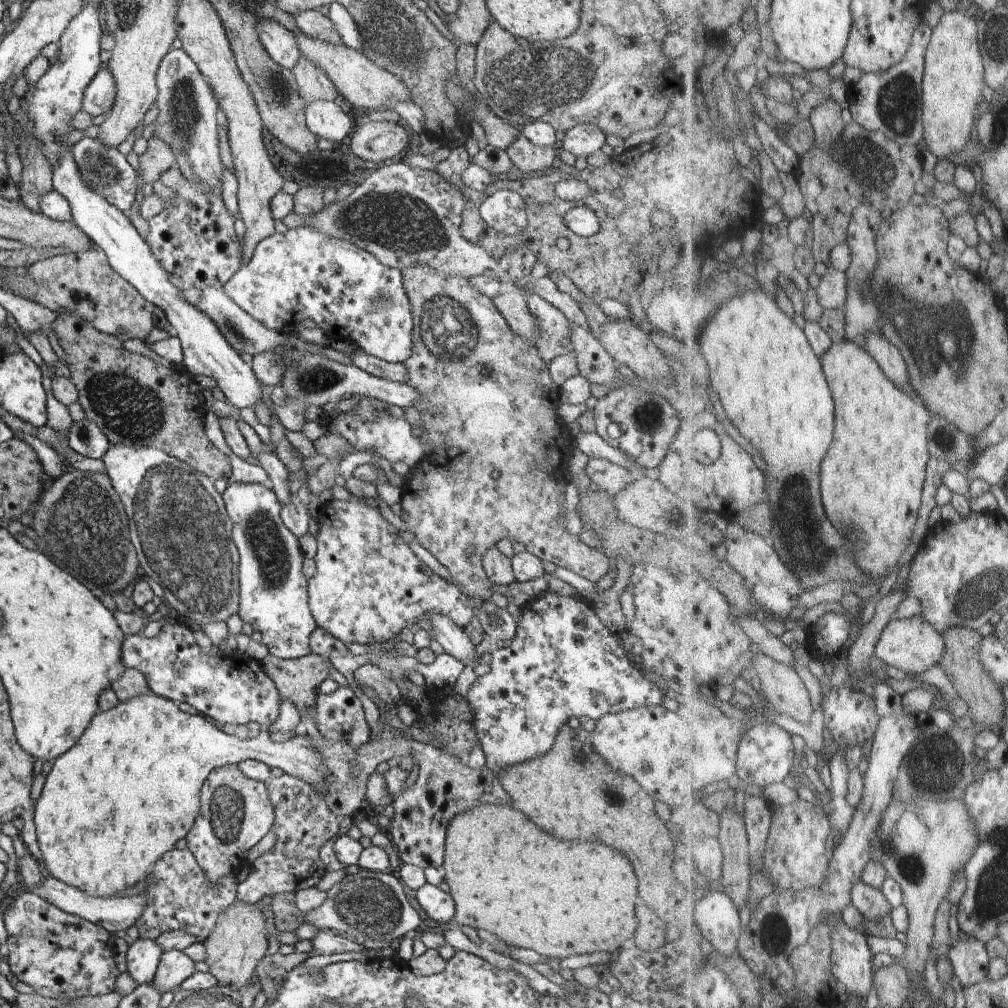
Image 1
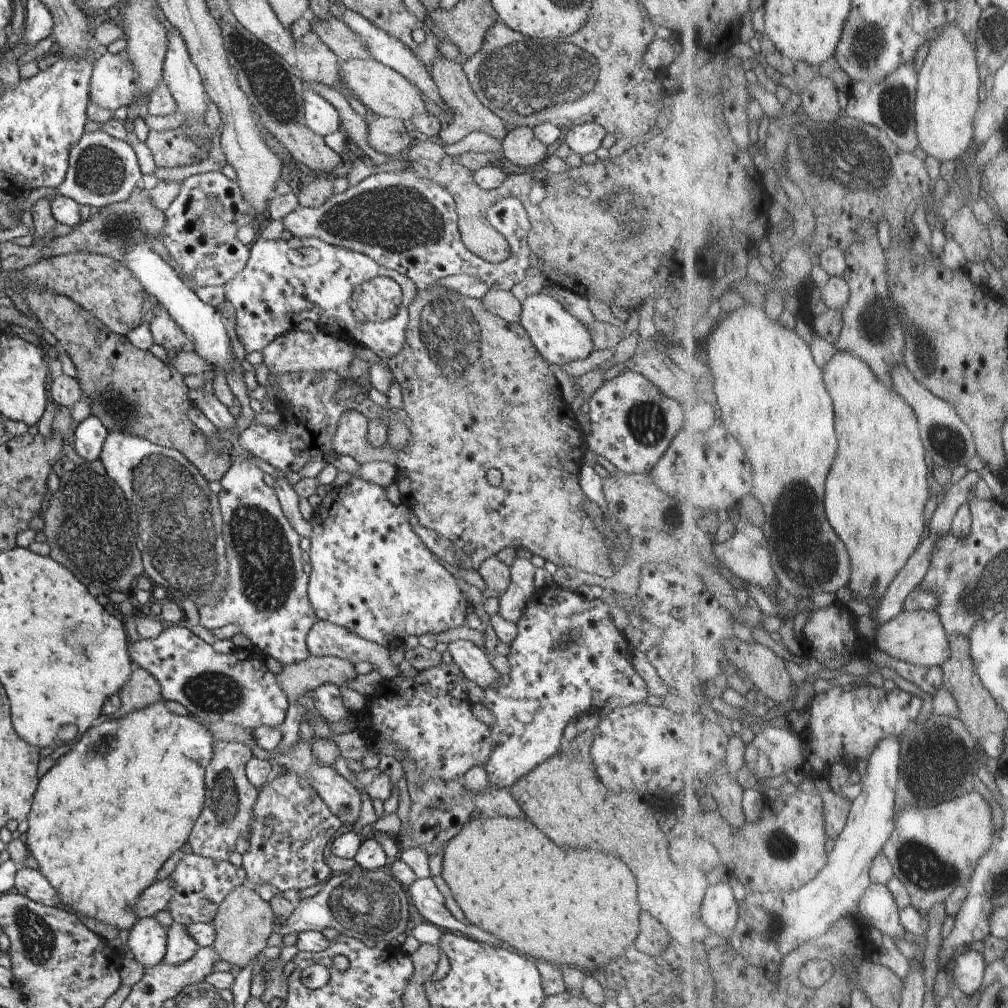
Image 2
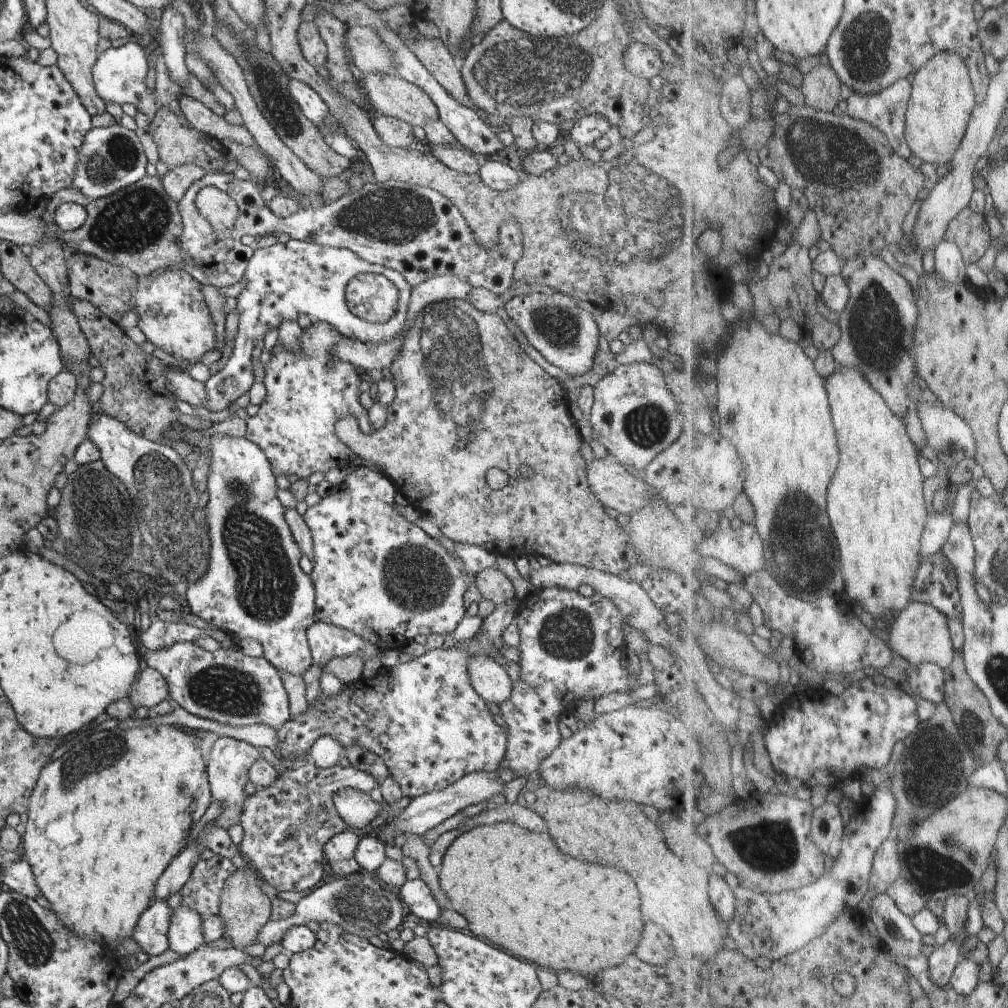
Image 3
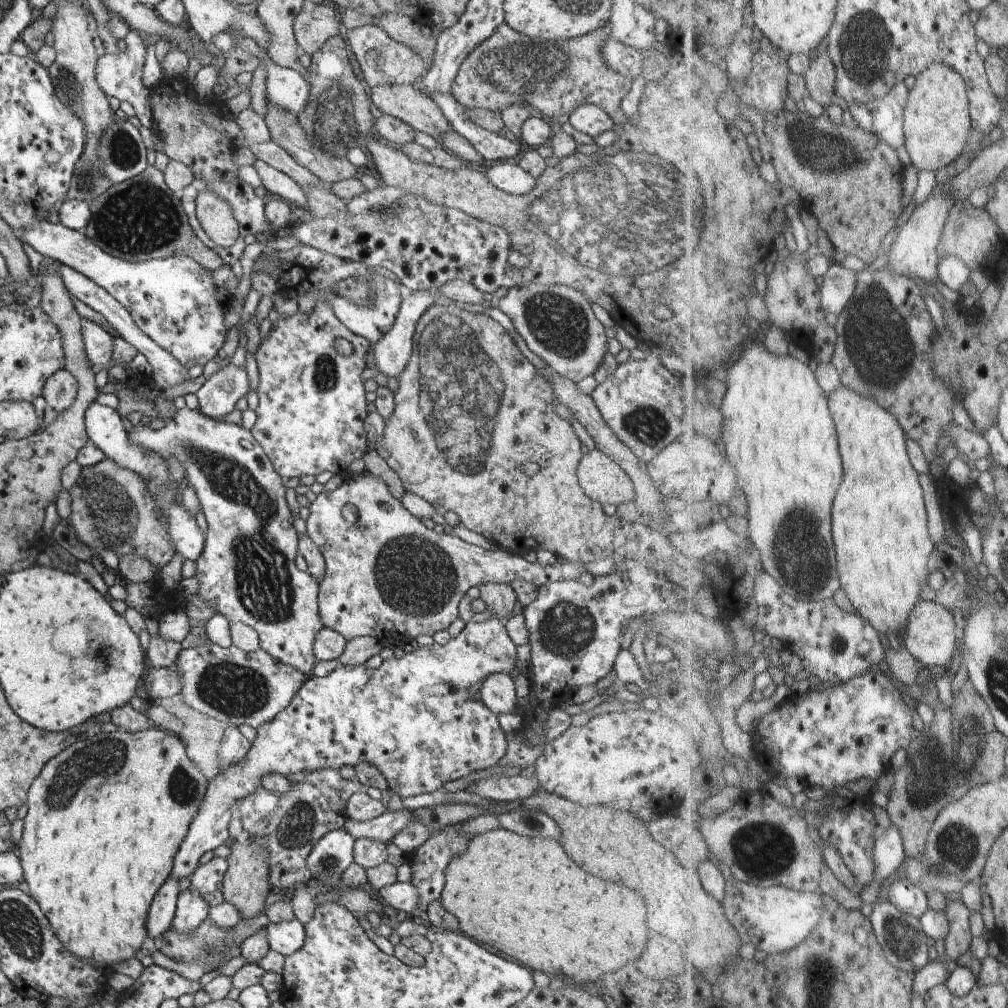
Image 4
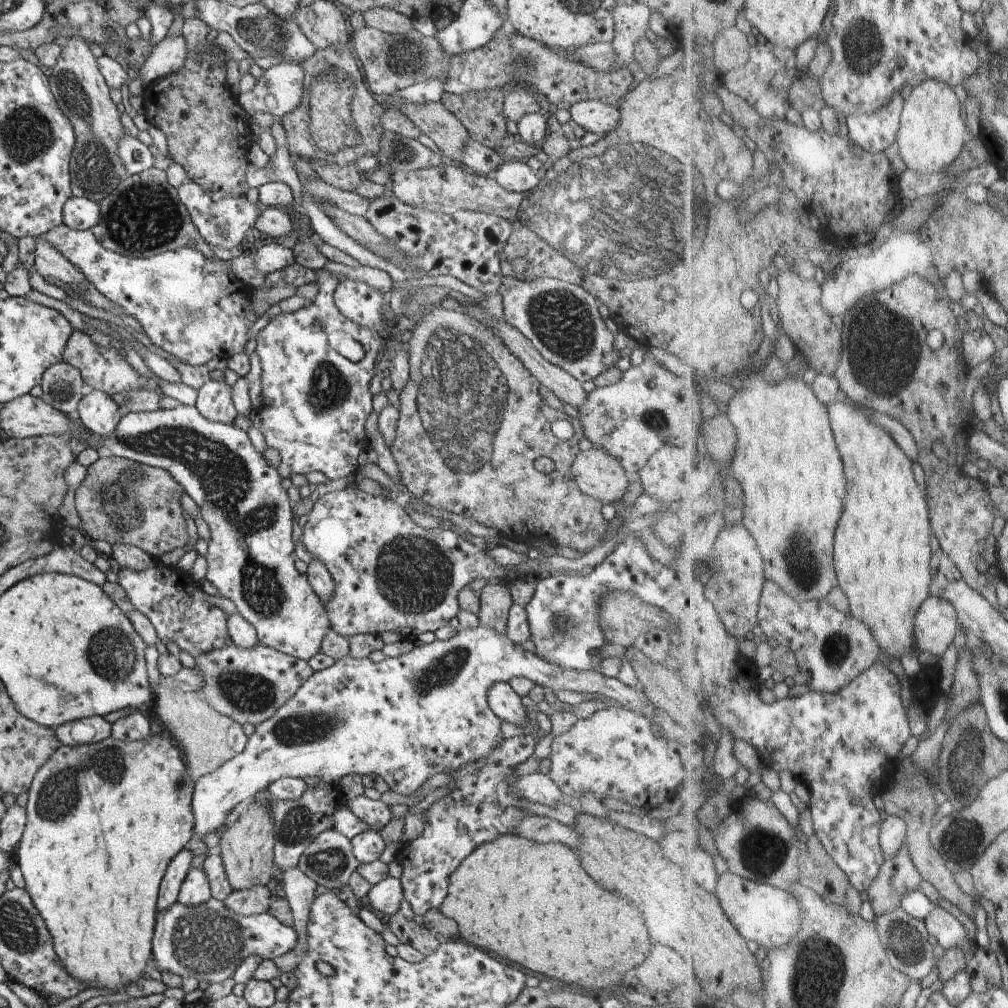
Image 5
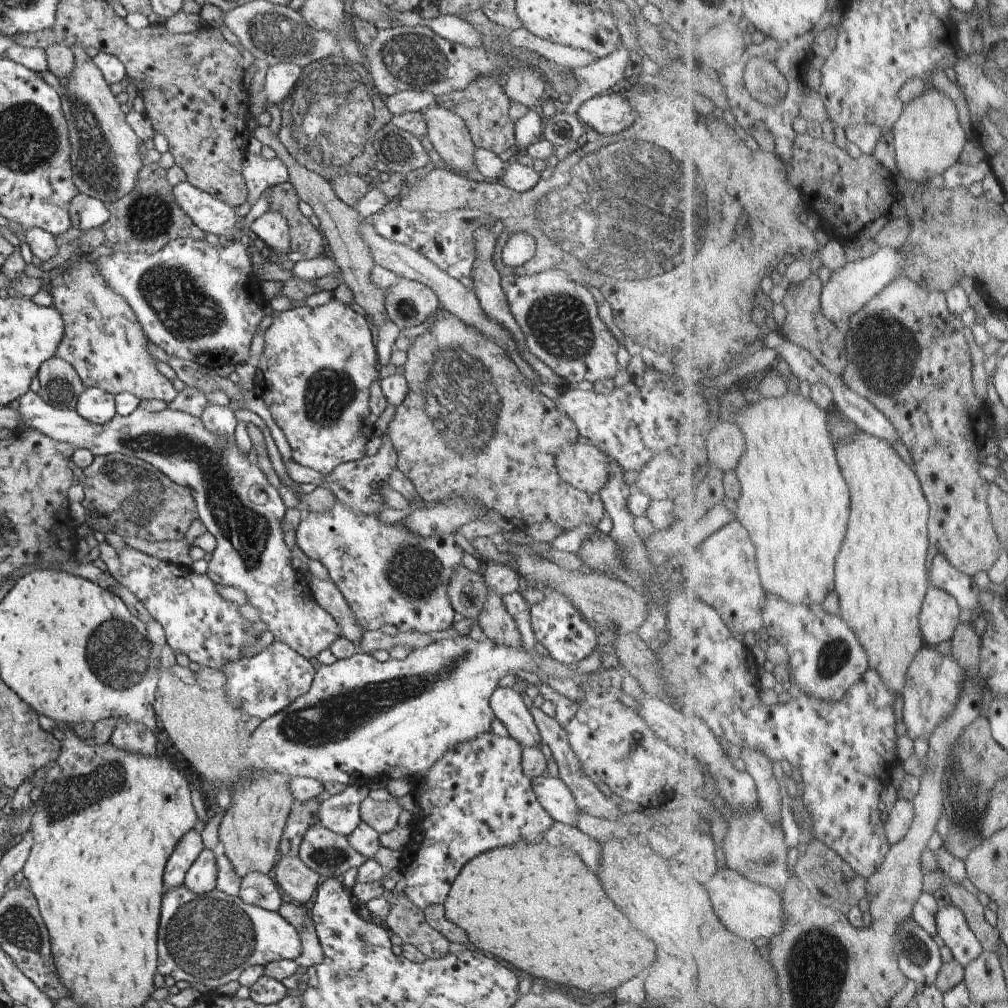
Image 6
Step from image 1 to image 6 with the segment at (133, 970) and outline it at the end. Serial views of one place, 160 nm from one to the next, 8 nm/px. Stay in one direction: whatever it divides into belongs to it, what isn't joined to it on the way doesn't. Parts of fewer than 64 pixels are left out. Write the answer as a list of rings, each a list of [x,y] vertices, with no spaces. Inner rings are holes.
[[[195,829],[189,830],[182,836],[165,866],[163,883],[166,890],[183,884],[187,870],[194,864],[202,849],[200,833],[196,832]]]

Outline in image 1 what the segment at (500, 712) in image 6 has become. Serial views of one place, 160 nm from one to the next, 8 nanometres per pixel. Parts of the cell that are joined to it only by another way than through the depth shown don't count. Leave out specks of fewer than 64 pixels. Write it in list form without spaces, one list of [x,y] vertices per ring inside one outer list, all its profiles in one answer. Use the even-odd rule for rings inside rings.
[[[429,612],[429,620],[432,624],[432,632],[430,636],[436,638],[446,653],[450,653],[456,660],[462,661],[464,666],[470,663],[473,668],[480,663],[480,658],[477,660],[475,645],[470,641],[470,638],[464,633],[456,623],[453,623],[447,616]]]

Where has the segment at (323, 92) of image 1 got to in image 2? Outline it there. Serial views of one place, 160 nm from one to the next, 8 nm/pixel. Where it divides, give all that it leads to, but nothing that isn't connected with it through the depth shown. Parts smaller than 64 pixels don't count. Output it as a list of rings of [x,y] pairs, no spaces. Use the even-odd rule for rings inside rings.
[[[310,29],[295,40],[295,68],[304,80],[304,86],[322,84],[331,87],[339,78],[340,60],[330,47]]]

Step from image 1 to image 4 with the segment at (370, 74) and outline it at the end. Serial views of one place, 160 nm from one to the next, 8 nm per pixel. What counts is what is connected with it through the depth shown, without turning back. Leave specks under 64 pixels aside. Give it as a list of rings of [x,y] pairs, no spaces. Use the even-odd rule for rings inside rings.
[[[414,85],[377,86],[371,88],[369,94],[383,113],[406,121],[414,130],[432,136],[440,145],[443,135],[453,130],[438,103],[422,94]]]

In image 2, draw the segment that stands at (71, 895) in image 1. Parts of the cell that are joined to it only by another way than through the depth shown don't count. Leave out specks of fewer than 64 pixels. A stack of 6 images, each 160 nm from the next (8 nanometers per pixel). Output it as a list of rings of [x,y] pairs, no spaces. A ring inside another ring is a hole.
[[[18,869],[15,874],[14,888],[22,896],[27,896],[30,900],[43,905],[54,907],[61,903],[55,888],[38,869]],[[166,877],[154,881],[144,892],[135,900],[133,911],[139,917],[153,917],[154,914],[165,910],[173,895],[174,881]]]

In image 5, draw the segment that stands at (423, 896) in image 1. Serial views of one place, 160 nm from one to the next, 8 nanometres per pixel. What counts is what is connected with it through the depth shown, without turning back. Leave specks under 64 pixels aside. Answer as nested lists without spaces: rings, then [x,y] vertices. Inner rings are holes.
[[[388,876],[373,885],[366,896],[365,904],[382,914],[392,916],[399,911],[403,898],[405,896],[401,880]]]

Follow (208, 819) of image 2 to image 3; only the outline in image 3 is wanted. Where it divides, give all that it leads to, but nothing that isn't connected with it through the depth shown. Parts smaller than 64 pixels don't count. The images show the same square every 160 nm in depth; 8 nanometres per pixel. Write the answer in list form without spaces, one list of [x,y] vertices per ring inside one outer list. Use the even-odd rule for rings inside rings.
[[[232,737],[220,738],[214,744],[212,758],[210,758],[210,762],[207,764],[207,773],[209,776],[211,796],[214,801],[221,800],[224,802],[224,811],[212,823],[216,823],[228,830],[231,825],[238,824],[235,823],[236,821],[239,820],[238,822],[240,822],[245,798],[249,796],[247,793],[249,770],[259,758],[259,749],[247,742],[239,741]]]

